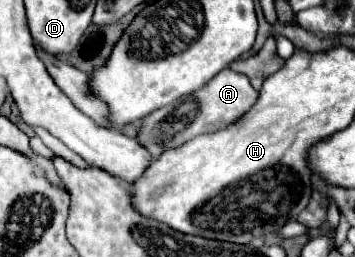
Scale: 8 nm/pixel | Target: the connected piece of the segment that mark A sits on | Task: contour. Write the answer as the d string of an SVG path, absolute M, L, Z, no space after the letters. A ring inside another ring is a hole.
M222 69L214 79L210 79L210 83L200 87L196 93L186 95L144 117L138 141L156 159L158 155L162 155L164 149L178 147L202 133L212 133L226 127L228 123L234 123L234 119L244 115L256 103L256 99L258 99L258 91L250 85L246 75L236 73L232 69ZM160 143L162 143L162 151L160 151Z

